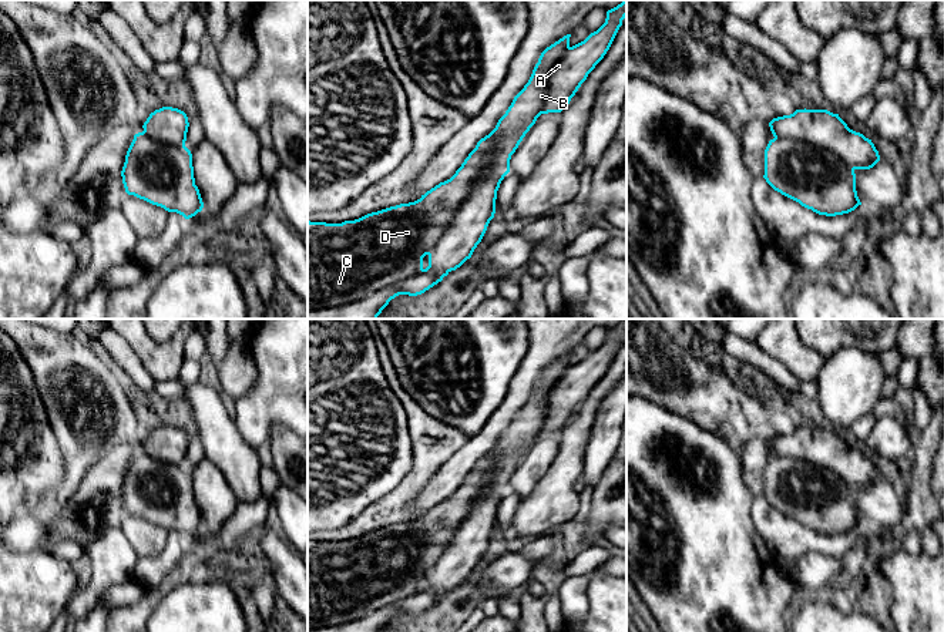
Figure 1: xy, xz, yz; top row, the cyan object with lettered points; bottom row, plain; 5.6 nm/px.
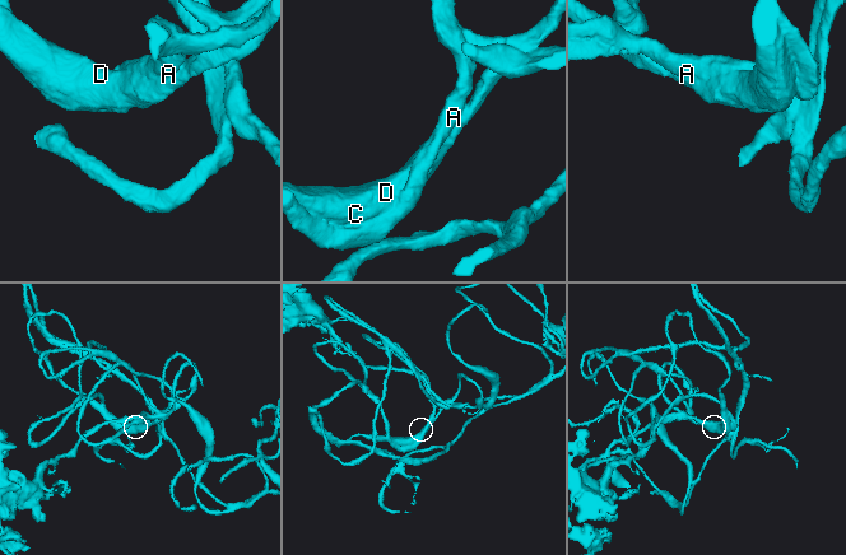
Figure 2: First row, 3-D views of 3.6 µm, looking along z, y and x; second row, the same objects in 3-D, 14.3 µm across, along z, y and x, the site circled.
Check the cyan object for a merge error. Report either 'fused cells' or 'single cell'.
single cell

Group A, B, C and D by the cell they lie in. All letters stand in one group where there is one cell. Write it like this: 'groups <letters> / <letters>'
groups A B C D

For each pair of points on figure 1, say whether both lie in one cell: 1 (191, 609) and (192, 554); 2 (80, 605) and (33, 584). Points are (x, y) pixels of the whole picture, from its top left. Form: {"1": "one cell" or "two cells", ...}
{"1": "two cells", "2": "two cells"}

